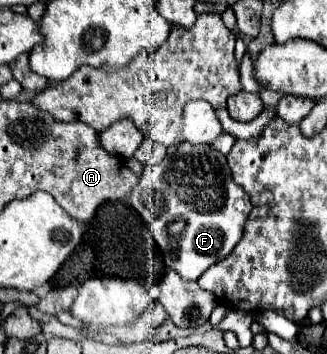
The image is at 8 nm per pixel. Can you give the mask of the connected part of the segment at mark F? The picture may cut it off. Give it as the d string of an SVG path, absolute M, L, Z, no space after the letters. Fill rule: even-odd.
M182 143L170 147L162 163L146 167L132 189L132 207L148 221L166 267L178 271L186 281L196 281L240 241L252 203L250 195L234 183L226 155L212 145Z

